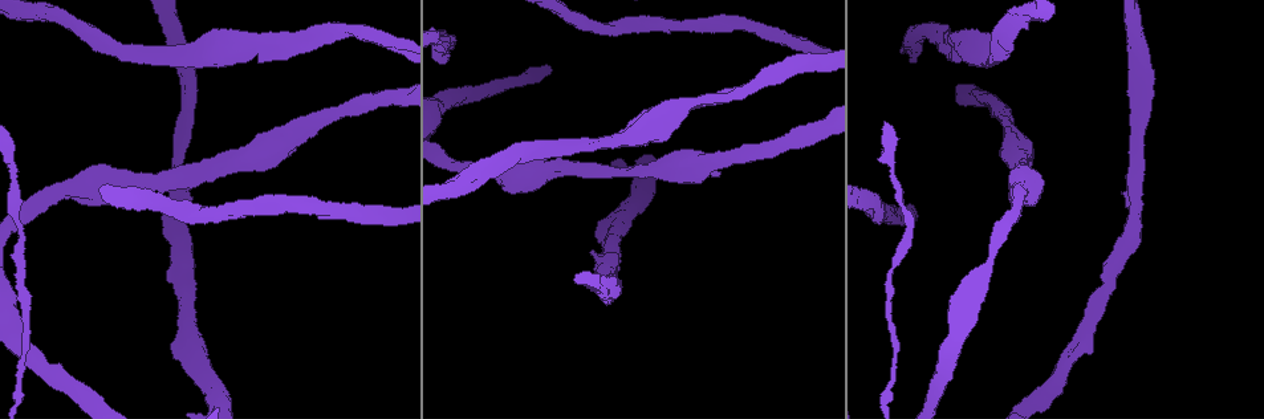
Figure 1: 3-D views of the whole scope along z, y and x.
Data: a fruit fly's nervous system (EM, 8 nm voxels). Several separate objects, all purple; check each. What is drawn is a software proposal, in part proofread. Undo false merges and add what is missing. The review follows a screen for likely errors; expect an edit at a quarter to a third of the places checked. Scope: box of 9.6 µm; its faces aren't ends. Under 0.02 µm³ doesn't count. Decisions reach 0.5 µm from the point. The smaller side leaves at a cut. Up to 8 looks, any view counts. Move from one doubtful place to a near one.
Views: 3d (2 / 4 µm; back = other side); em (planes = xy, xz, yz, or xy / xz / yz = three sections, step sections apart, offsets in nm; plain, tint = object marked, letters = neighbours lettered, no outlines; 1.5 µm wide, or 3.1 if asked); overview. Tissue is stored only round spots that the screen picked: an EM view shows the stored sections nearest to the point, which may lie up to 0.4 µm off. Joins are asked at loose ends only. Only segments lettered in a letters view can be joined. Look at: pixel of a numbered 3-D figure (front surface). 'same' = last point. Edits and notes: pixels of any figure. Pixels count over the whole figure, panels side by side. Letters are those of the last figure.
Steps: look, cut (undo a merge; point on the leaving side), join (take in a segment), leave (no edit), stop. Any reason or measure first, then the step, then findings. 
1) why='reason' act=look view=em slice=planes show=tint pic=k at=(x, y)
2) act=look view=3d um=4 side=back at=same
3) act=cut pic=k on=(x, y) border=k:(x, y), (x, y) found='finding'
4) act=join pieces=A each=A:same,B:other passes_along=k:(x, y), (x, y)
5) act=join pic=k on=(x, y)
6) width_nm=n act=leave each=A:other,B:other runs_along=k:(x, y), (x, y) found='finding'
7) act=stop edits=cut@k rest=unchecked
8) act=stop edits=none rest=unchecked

why='thick turns thin' act=look view=3d um=4 side=back pic=1 at=(620, 142)

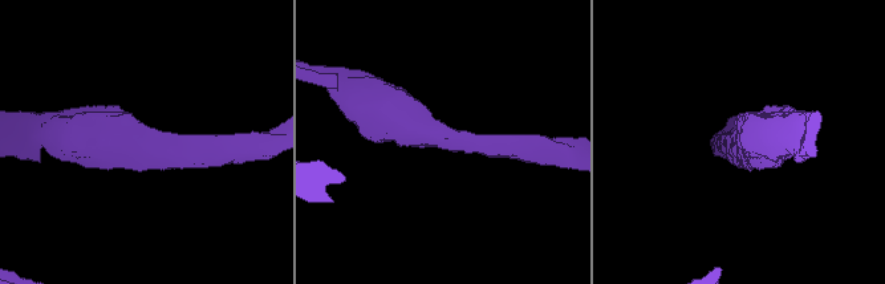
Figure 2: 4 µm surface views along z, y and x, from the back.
arm_widths_nm=260,650 act=look view=em slice=xz step=4 show=tint pic=2 at=(143, 146)

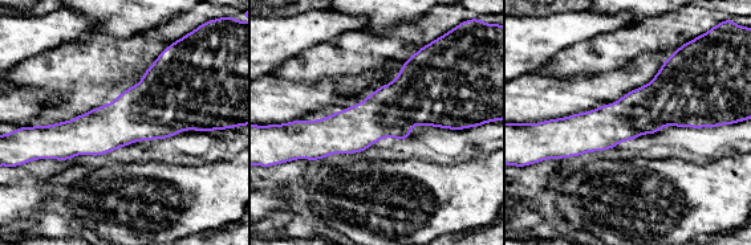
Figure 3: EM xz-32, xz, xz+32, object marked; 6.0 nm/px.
act=look view=em slice=xz step=4 show=letters at=same

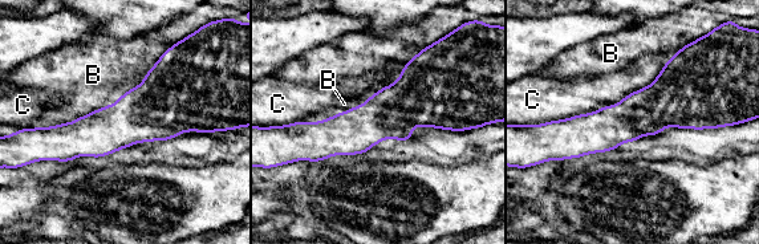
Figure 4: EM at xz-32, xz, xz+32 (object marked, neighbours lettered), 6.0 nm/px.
longest_contact=C:900nm act=leave each=B:other,C:other runs_along=4:(457, 117), (300, 133) found='continuous, no second neuron'

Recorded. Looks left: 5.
why='thick turns thin' act=look view=3d um=4 pic=1 at=(1011, 129)

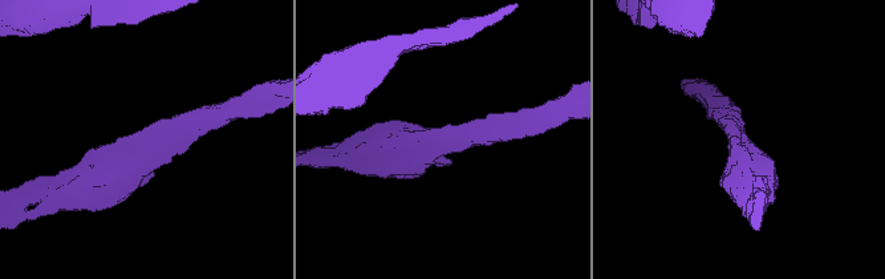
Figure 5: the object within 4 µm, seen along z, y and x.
arm_widths_nm=300,600 why='need the tissue' act=look view=em slice=planes show=letters pic=5 at=(738, 144)

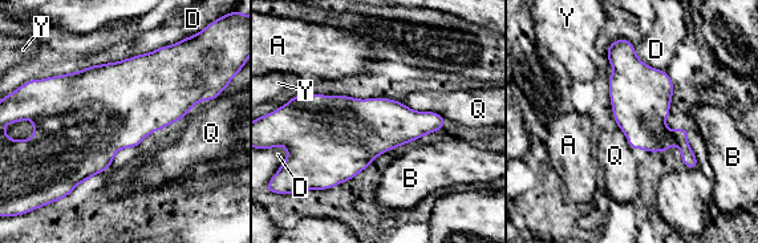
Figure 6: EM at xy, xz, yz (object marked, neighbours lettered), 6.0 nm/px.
act=leave each=A:other,B:other,D:other,Q:other,Y:other border=6:(179, 39), (76, 72) found='one neuron here'

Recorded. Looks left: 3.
why='a narrow waist' act=look view=em slice=planes show=plain pic=1 at=(18, 270)

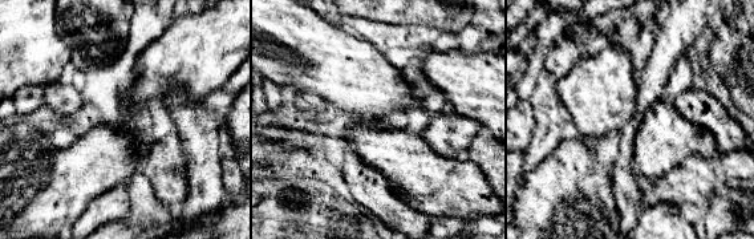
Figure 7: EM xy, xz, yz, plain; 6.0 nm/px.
why='what lies round it' act=look view=em slice=planes show=letters at=same

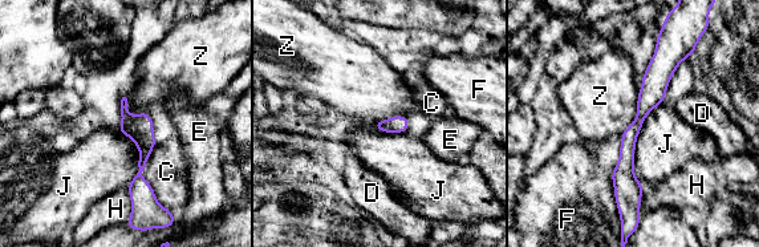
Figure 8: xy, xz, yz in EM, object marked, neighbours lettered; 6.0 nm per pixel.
width_nm=110 act=leave each=C:other,D:other,E:other,F:other,H:other,J:other,Z:other border=8:(638, 90), (637, 116), (620, 134) found='continuous, no second neuron'

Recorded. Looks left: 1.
act=stop edits=none rest=unchecked

